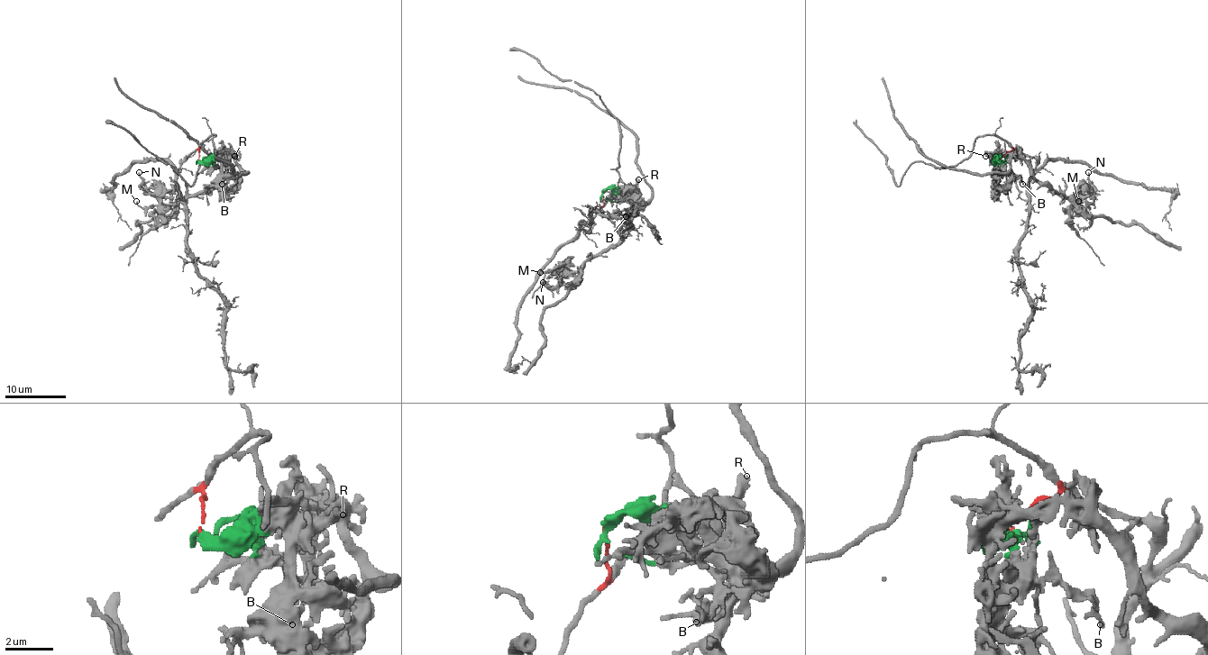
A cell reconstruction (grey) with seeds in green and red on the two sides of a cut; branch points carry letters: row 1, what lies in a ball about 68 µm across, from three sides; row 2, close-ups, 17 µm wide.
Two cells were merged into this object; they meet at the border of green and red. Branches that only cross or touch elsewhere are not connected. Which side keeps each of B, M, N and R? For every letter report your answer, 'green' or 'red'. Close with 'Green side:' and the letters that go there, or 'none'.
B: green
M: green
N: green
R: green
Green side: B, M, N, R

